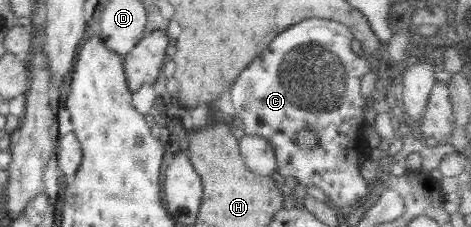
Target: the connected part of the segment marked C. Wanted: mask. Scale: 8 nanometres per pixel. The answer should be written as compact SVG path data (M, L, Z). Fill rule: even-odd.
M308 18L303 19L301 22L295 23L294 25L289 26L287 30L283 30L281 34L277 34L271 44L268 44L265 47L265 50L262 50L258 55L255 55L255 58L249 63L249 66L243 69L237 80L231 89L228 91L231 93L231 104L235 110L234 114L237 114L239 118L243 121L245 136L259 136L263 138L273 147L276 156L276 165L279 169L277 172L285 178L287 176L295 176L298 180L298 185L302 184L305 188L310 186L316 186L323 190L327 198L333 200L333 204L339 210L349 211L355 207L356 203L359 203L361 199L365 198L367 194L371 191L369 190L368 184L365 182L365 175L361 171L361 166L359 167L359 157L365 153L365 150L369 148L368 142L365 138L366 136L366 125L363 123L363 106L367 105L367 102L362 98L361 95L361 86L362 86L362 77L365 74L368 74L369 71L369 62L367 62L367 56L359 57L357 54L353 53L351 50L351 42L354 40L354 36L351 34L351 31L347 26L342 22L337 22L331 19L324 18ZM303 129L311 129L315 131L315 135L319 137L319 146L314 149L302 149L297 147L295 144L295 135Z

